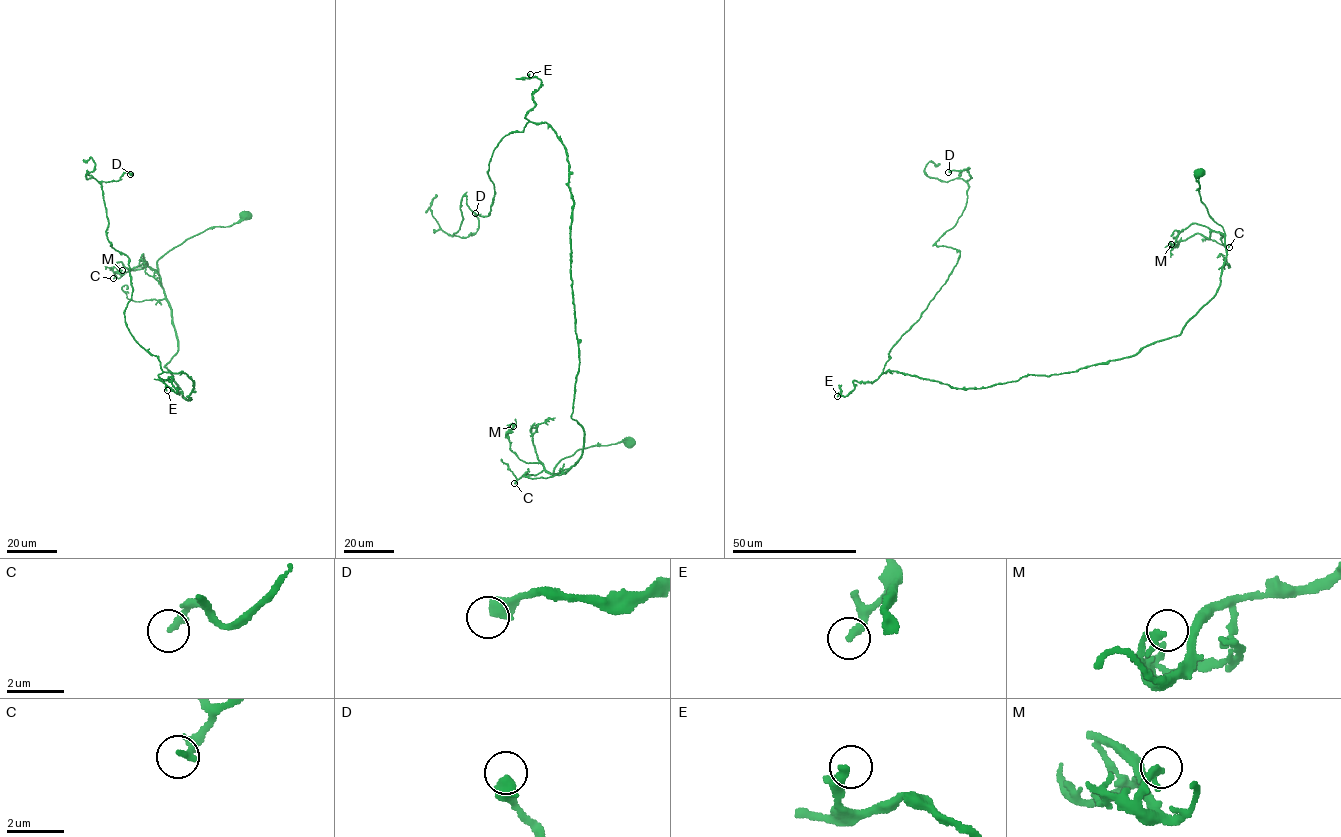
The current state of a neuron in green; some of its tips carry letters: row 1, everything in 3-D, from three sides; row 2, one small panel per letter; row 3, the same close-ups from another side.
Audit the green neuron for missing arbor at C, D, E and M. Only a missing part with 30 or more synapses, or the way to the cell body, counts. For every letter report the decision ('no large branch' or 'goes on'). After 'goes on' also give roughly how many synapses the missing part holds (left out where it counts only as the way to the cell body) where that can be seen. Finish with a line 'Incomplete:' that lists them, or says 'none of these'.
C: no large branch
D: no large branch
E: goes on | 170 syn
M: no large branch
Incomplete: E

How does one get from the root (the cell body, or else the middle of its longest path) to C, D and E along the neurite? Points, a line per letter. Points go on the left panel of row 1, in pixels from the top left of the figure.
C: (245, 217), (228, 226), (210, 227), (187, 238), (157, 261), (156, 269), (145, 266), (113, 278)
D: (245, 217), (157, 261), (186, 400), (191, 379), (125, 322), (101, 183), (130, 174)
E: (245, 217), (157, 261), (179, 350), (164, 366), (186, 400), (194, 385), (162, 372), (177, 392), (167, 390)

